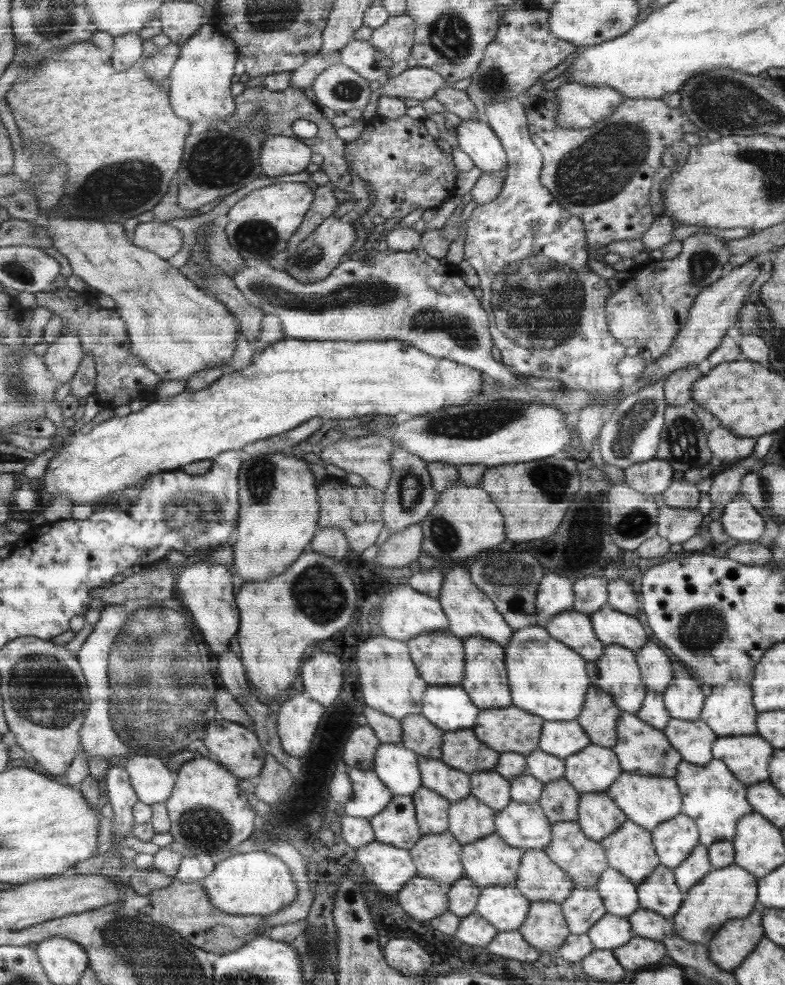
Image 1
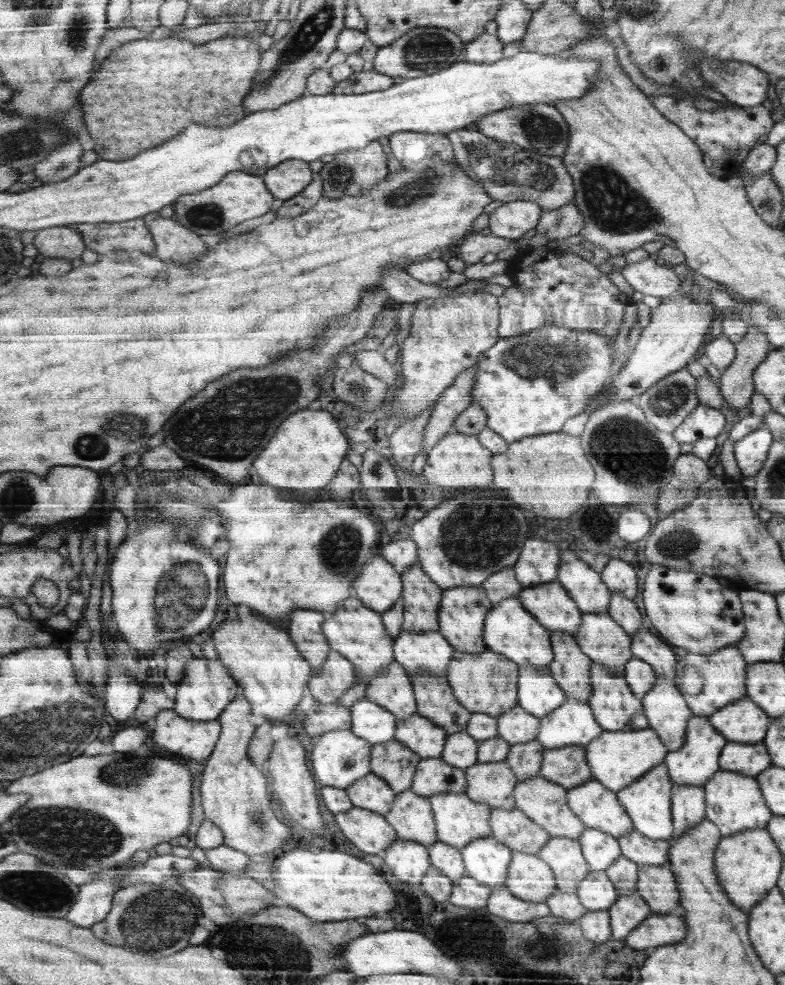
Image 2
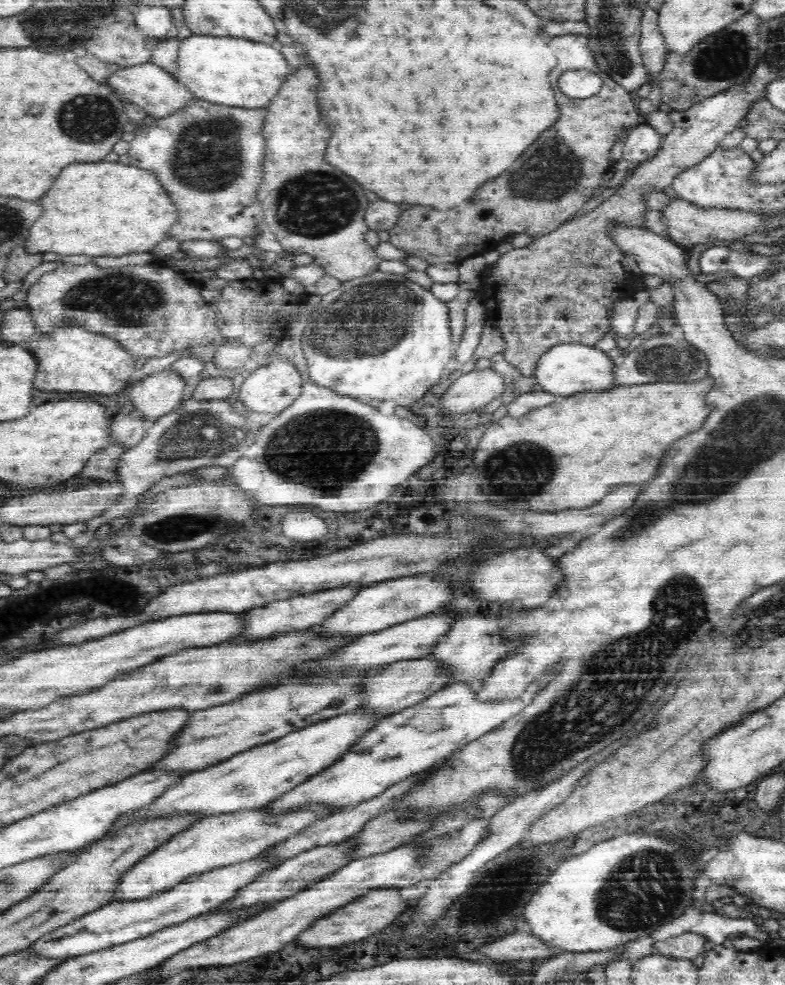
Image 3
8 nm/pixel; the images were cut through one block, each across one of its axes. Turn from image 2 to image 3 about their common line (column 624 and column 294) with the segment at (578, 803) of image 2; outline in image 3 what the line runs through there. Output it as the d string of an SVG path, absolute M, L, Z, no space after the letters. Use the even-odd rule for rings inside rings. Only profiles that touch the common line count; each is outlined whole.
M312 802L296 806L294 810L286 810L282 815L274 815L267 806L202 818L196 825L170 837L164 845L154 849L125 872L114 890L111 902L142 900L161 894L190 876L204 874L215 867L244 862L333 814L336 812L333 812L332 807L322 802Z

